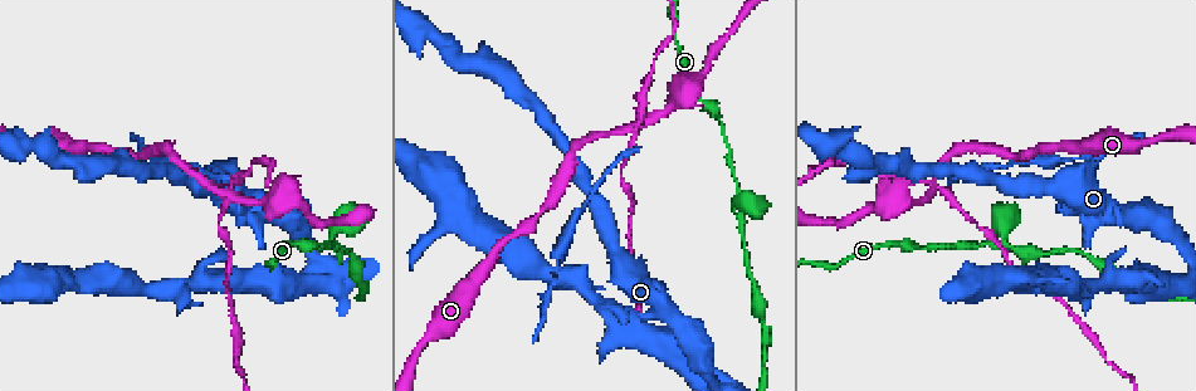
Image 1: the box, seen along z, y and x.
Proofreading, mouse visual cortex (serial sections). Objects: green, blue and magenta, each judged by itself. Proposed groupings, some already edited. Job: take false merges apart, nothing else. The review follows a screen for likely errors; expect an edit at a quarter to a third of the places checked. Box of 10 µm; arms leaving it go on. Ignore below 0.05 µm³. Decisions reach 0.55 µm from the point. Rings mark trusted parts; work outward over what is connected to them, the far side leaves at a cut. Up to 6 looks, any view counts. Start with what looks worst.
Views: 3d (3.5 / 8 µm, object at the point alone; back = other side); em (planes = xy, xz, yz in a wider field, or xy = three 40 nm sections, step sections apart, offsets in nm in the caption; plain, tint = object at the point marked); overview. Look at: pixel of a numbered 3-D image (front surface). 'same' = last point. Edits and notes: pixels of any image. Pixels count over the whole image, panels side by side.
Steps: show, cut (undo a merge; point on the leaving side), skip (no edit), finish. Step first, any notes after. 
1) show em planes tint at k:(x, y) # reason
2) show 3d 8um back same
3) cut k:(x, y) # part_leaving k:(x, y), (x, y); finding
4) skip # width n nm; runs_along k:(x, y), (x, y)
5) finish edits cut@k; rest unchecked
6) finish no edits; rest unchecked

show 3d 3.5um at 1:(218, 192) # a narrow waist

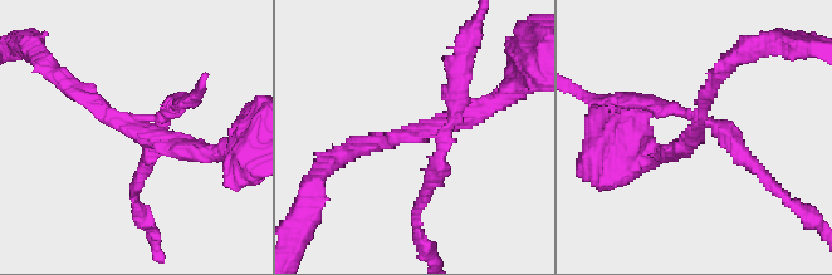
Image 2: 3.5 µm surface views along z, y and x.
show em xy step 3 tint at 2:(419, 135) # now the EM

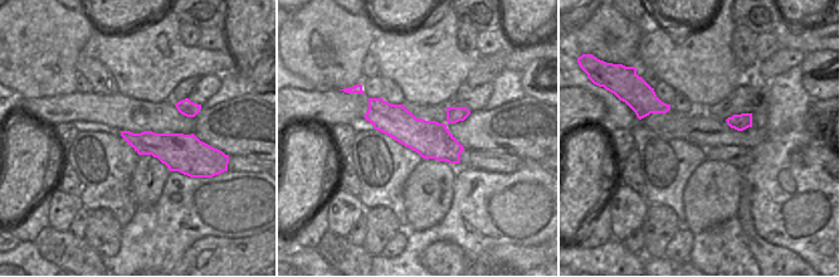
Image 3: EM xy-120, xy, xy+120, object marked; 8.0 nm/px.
cut 2:(455, 96) # arms 4; arm_widths 200, 200, 250, 250 nm; part_leaving 2:(437, 141), (437, 172), (414, 227); two cells meet here

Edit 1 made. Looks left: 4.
show 3d 3.5um at 1:(597, 194) # two arms in line, one across

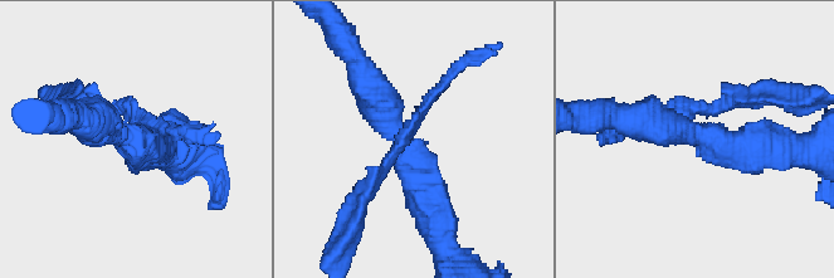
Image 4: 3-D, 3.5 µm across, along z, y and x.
show em xy step 2 tint at 4:(124, 133)

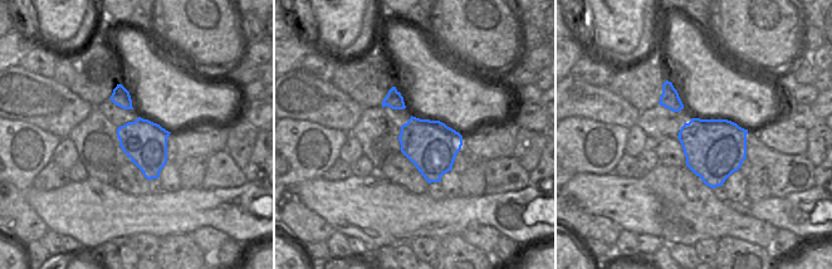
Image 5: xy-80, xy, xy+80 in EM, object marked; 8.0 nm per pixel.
skip # runs_along 4:(435, 216), (424, 177), (366, 78); continuous, no second cell

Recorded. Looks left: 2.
finish edits cut@2; rest unchecked

